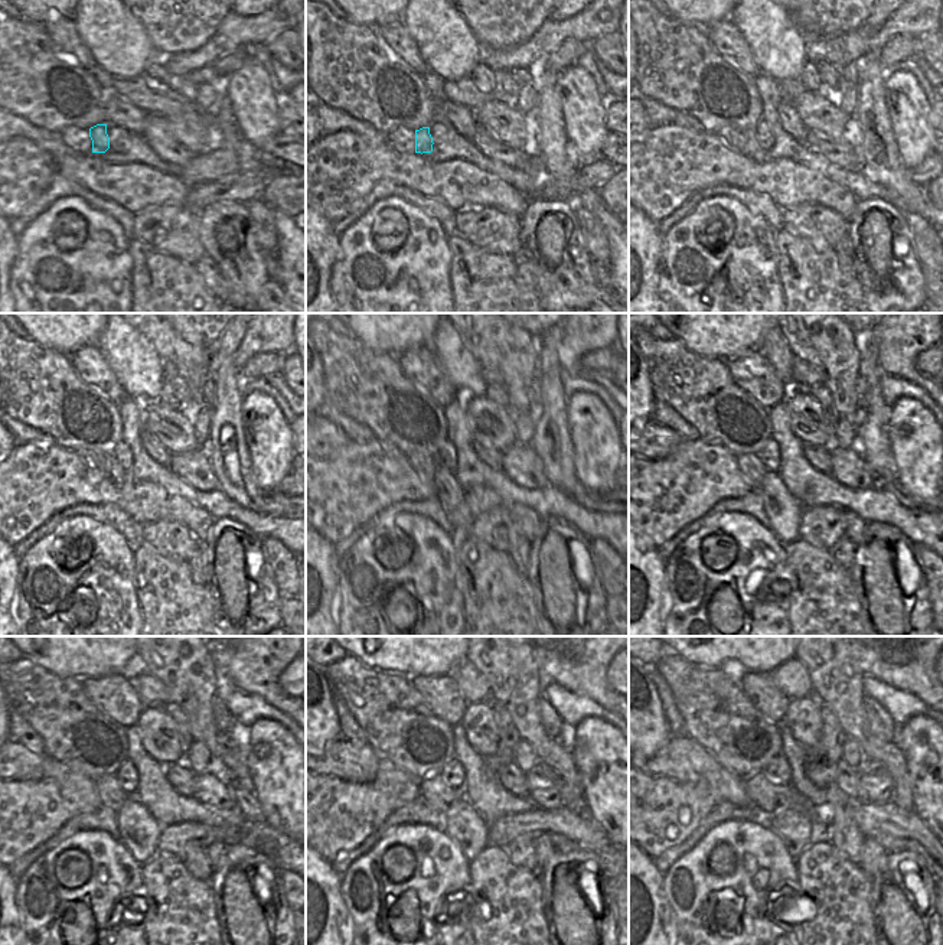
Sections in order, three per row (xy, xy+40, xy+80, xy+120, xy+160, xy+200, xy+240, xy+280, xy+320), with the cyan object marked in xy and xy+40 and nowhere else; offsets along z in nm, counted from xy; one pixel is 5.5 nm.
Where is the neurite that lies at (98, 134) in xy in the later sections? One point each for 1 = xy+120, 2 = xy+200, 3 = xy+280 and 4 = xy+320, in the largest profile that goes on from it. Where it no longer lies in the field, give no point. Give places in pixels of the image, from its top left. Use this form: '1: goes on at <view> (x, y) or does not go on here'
1: goes on at xy+120 (121, 478)
2: goes on at xy+200 (783, 511)
3: goes on at xy+280 (465, 825)
4: goes on at xy+320 (793, 830)

